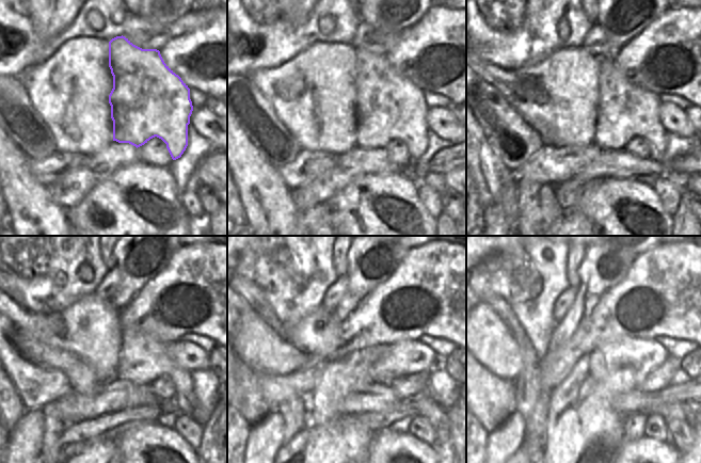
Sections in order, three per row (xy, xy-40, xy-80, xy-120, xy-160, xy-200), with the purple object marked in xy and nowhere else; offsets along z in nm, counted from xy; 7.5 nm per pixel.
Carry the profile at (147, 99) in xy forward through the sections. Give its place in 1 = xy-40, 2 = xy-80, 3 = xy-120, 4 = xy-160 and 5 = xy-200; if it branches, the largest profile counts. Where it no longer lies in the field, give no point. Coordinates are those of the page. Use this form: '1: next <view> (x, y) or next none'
1: next xy-40 (388, 106)
2: next xy-80 (624, 111)
3: next xy-120 (142, 360)
4: next xy-160 (421, 403)
5: next xy-200 (681, 434)

